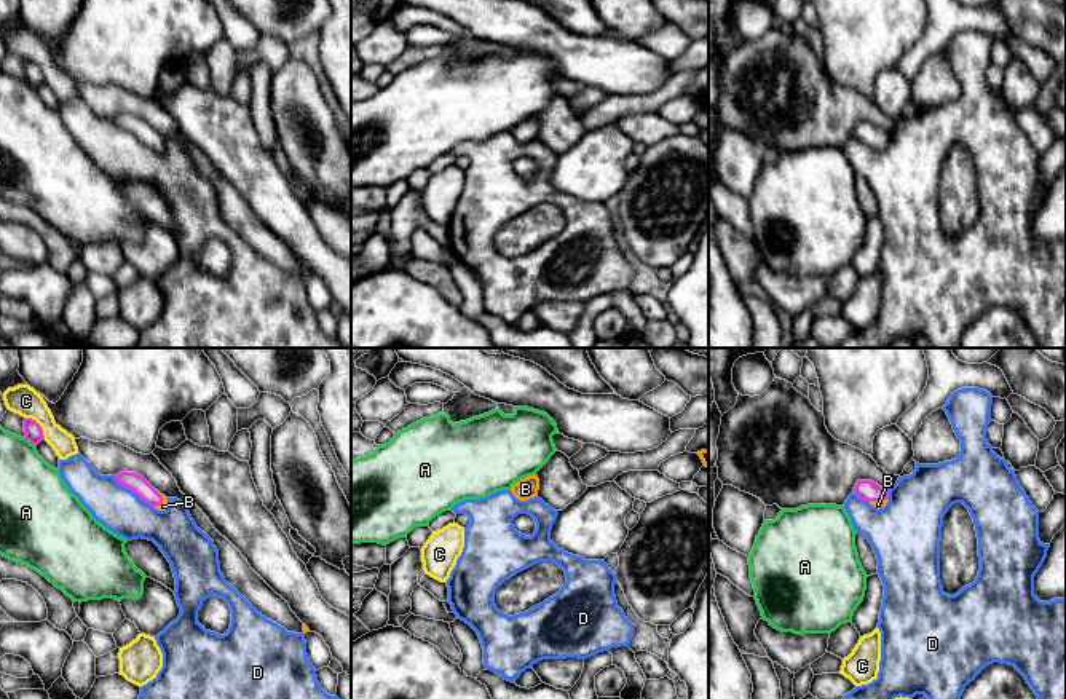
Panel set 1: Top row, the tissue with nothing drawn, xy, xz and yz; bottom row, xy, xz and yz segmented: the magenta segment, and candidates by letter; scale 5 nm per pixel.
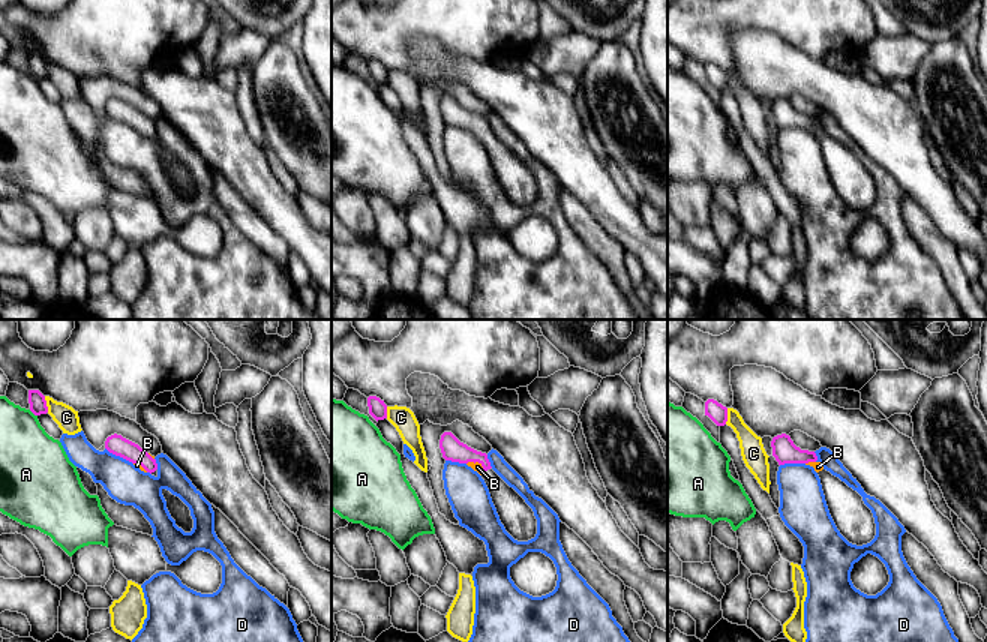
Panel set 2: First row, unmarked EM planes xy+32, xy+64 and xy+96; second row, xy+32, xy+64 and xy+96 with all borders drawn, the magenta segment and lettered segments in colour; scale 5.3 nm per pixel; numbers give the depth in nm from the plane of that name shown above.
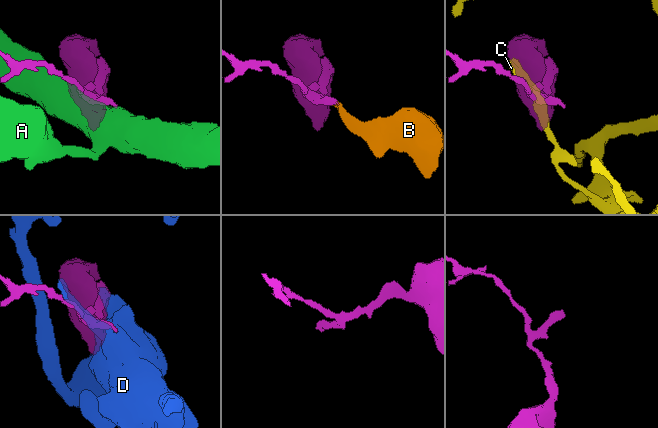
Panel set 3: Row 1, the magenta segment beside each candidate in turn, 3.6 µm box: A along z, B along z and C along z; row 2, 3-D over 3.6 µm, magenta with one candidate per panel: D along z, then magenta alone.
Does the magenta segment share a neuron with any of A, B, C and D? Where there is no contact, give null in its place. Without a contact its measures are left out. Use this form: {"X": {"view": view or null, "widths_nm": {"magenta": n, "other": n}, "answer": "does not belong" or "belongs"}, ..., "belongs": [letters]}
{"A": {"view": "xy", "widths_nm": {"magenta": 90, "other": 320}, "answer": "does not belong"}, "B": {"view": "xy", "widths_nm": {"magenta": 90, "other": 50}, "answer": "belongs"}, "C": {"view": "xy", "widths_nm": {"magenta": 90, "other": 150}, "answer": "does not belong"}, "D": {"view": "xy", "widths_nm": {"magenta": 90, "other": 220}, "answer": "does not belong"}, "belongs": ["B"]}

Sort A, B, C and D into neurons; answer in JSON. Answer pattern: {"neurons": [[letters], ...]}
{"neurons": [["A"], ["B"], ["C"], ["D"]]}

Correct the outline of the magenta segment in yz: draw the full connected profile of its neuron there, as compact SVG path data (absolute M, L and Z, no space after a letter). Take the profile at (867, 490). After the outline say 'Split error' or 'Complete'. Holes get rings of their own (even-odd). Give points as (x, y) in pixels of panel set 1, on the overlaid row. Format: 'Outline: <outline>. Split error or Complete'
Outline: M859 480L854 493L878 509L884 507L889 501L889 488L879 487L871 480Z. Split error

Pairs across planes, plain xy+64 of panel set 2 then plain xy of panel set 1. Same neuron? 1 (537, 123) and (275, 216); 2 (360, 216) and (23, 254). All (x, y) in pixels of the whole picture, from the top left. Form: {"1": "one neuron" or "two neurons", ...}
{"1": "one neuron", "2": "one neuron"}

